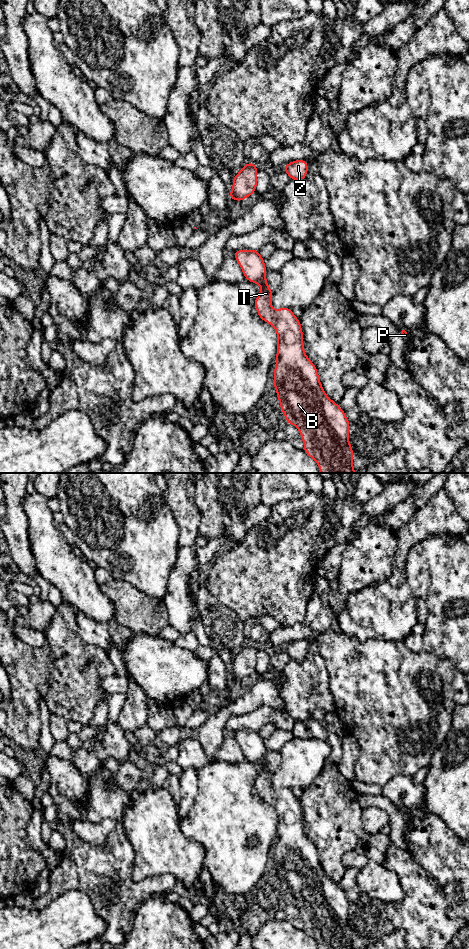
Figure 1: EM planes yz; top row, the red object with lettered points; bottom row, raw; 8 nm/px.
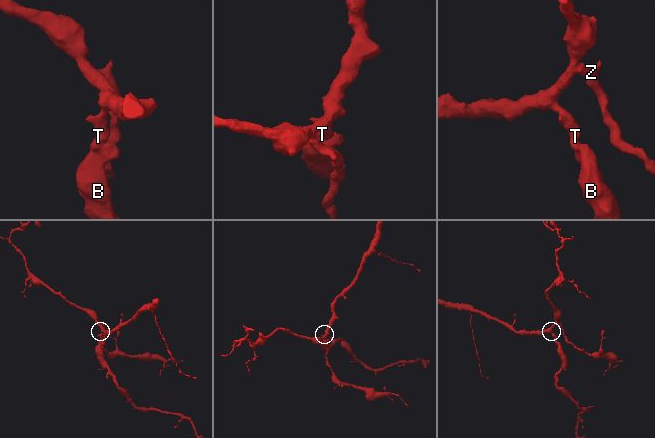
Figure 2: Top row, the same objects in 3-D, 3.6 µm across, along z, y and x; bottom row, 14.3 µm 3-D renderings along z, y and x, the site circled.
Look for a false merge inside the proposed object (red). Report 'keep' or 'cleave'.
keep

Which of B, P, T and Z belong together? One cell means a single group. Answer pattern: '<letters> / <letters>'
B P T Z

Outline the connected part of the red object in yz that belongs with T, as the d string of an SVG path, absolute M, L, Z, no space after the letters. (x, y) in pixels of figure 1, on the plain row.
M238 730L235 731L234 737L246 760L261 766L254 787L258 790L258 796L272 805L277 812L277 841L272 863L287 903L299 909L304 931L317 942L319 949L354 949L352 944L354 933L348 918L350 902L339 885L325 874L317 849L304 832L303 812L299 799L294 796L292 789L274 790L271 787L274 773L266 762L265 743L258 731Z

